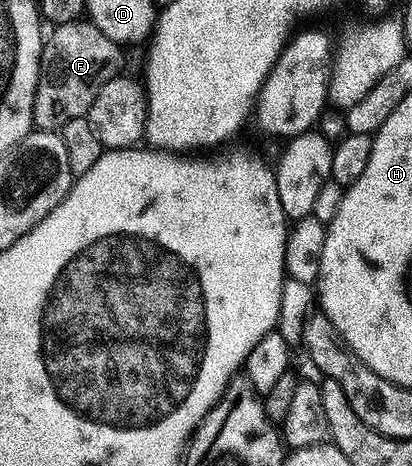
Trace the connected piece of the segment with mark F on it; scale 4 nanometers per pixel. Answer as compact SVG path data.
M91 21L75 23L58 23L51 28L52 36L47 36L40 53L40 80L36 83L36 96L32 106L32 122L41 131L56 131L75 119L85 118L94 101L98 97L98 89L106 85L106 81L115 79L121 74L124 55L121 44L115 43L102 29L98 29Z

